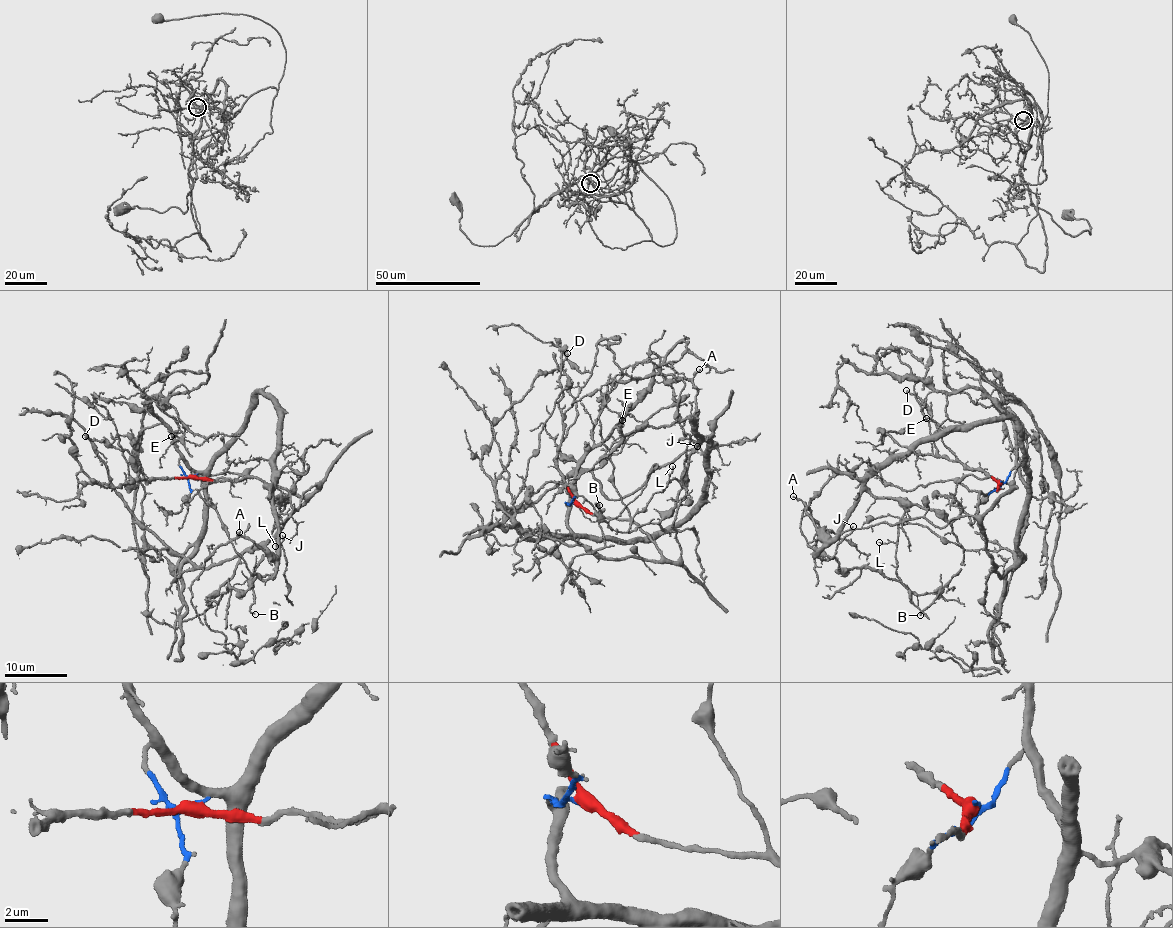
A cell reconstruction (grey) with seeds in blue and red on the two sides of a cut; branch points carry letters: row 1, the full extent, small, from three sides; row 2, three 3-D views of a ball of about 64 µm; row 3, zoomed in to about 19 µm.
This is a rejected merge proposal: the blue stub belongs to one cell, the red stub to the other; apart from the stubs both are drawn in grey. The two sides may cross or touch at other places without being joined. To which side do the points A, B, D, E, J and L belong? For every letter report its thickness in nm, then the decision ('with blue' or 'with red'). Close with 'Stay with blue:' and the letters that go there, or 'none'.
A: calibre 180 nm; with blue
B: calibre 160 nm; with blue
D: calibre 240 nm; with red
E: calibre 120 nm; with blue
J: calibre 150 nm; with blue
L: calibre 120 nm; with blue
Stay with blue: A, B, E, J, L

